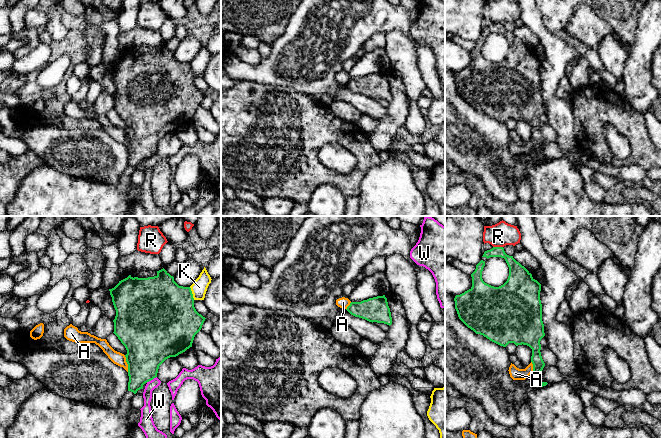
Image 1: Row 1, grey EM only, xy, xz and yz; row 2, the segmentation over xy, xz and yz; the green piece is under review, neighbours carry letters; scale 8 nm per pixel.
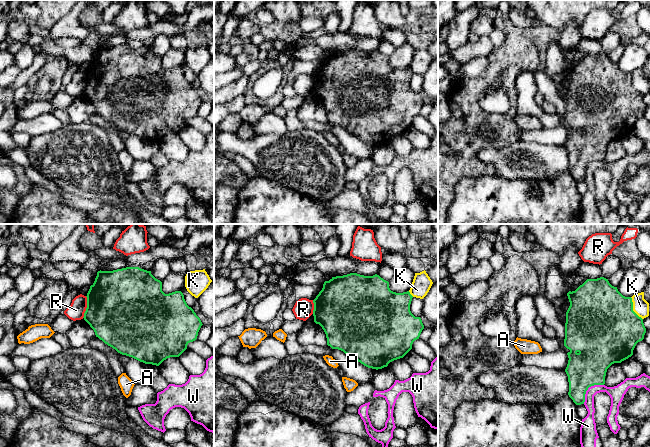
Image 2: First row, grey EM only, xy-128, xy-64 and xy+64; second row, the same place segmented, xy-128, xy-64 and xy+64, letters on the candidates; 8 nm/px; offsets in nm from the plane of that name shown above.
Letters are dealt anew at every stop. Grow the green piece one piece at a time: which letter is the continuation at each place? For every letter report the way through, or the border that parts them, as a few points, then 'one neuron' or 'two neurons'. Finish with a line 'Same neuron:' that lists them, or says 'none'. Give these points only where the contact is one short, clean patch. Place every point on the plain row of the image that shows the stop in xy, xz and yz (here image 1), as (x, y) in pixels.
A: border xy (124, 131), (128, 147); two neurons
K: border xy (189, 63), (194, 75); two neurons
R: two neurons
W: border xy (156, 152), (146, 158); two neurons
Same neuron: none

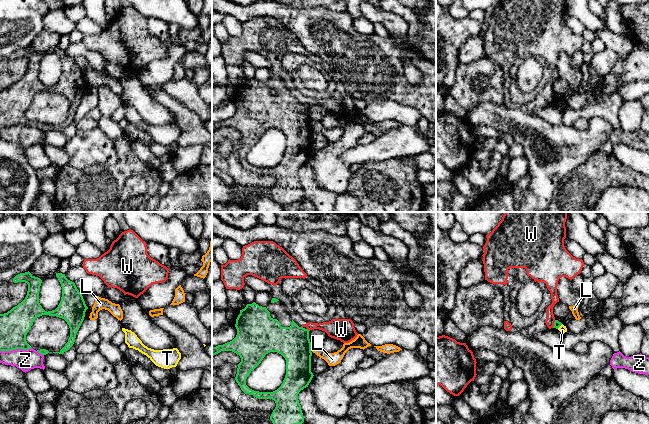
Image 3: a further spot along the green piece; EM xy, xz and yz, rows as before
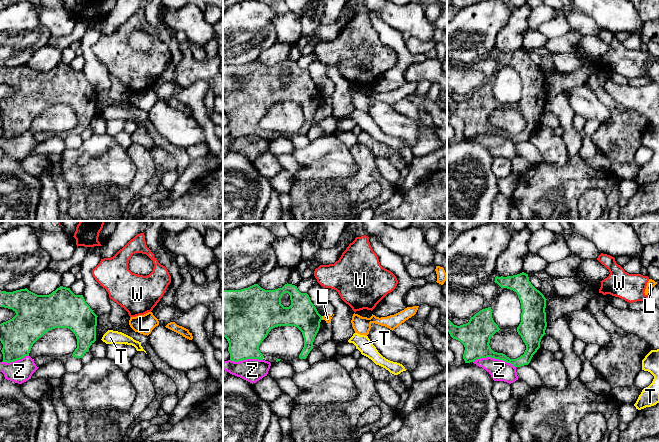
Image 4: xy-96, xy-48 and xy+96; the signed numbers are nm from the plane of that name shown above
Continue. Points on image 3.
L: border xz (310, 123), (311, 126); two neurons
T: border yz (562, 100), (557, 104); two neurons
W: border xz (307, 104), (309, 106); two neurons
Z: two neurons
Same neuron: none

